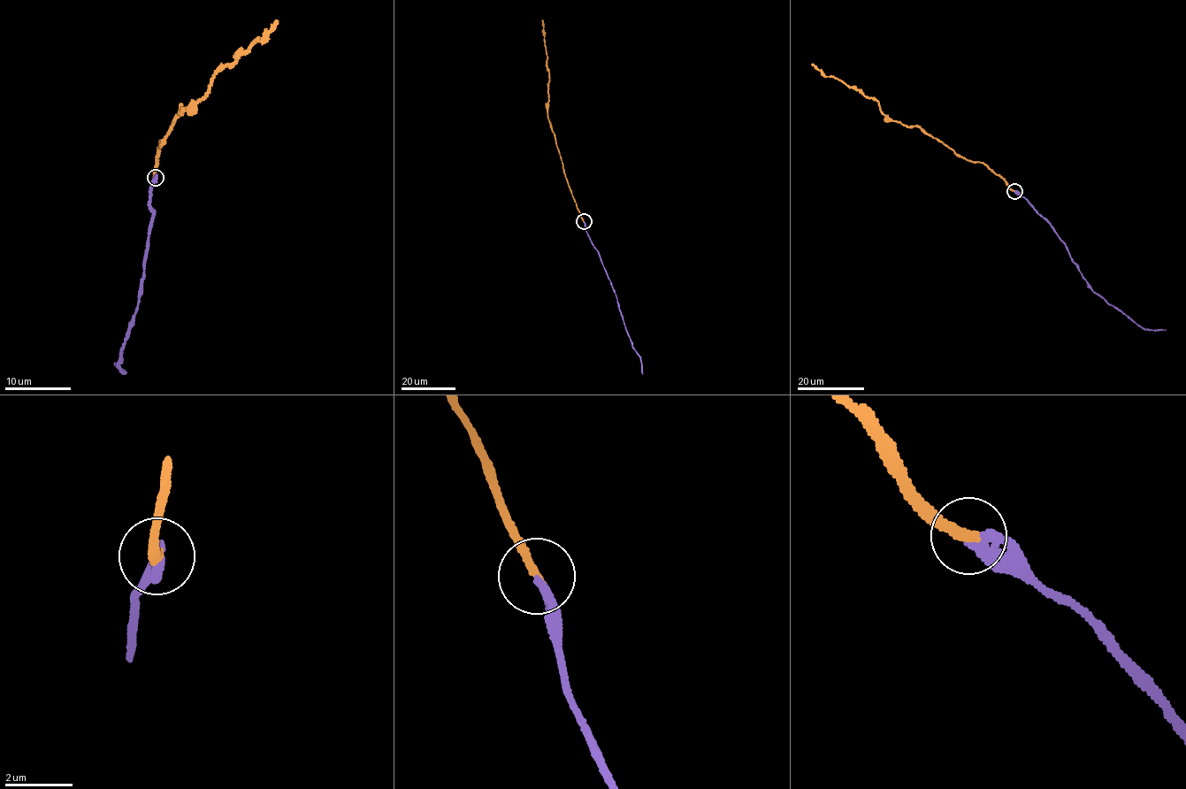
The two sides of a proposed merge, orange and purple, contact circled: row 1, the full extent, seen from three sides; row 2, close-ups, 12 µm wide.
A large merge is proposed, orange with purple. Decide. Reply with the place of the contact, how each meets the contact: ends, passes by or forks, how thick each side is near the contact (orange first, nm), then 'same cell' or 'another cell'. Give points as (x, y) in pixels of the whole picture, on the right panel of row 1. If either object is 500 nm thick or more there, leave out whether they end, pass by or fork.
place (1014, 191); orange ends; purple ends; calibres 300 and 340 nm; same cell

